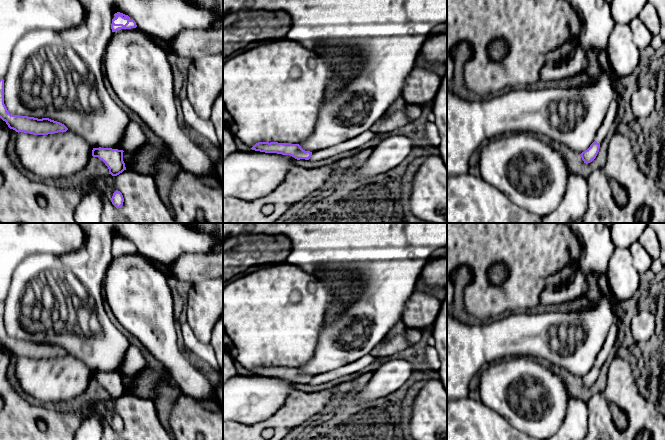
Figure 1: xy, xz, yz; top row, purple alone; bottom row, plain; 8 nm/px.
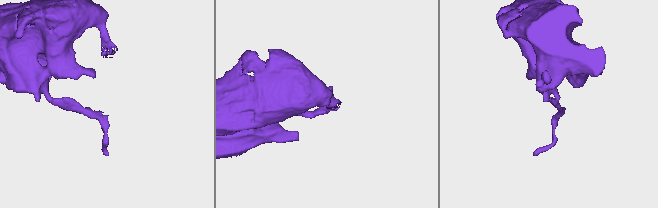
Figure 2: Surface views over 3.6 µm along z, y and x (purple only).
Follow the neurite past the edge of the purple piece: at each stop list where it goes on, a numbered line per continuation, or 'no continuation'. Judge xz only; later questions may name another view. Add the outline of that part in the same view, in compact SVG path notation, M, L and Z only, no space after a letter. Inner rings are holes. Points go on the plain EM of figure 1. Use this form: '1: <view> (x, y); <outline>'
1: xz (355, 366); M371 354L365 355L359 358L356 361L343 365L337 369L317 374L312 377L310 381L310 385L322 385L328 383L334 379L338 379L340 377L345 377L346 375L350 375L360 371L361 369L367 367L372 362L374 362L375 357Z

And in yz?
1: yz (602, 356); M612 323L609 333L607 335L607 338L605 340L605 343L596 357L595 366L601 367L605 364L608 358L608 355L611 352L617 340L619 325L620 323L618 325Z

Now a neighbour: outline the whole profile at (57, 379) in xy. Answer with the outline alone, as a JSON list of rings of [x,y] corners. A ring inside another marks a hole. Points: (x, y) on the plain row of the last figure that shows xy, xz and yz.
[[[70,353],[63,357],[58,356],[48,359],[19,356],[15,365],[15,373],[21,388],[42,403],[71,401],[84,395],[93,381],[93,371]]]

